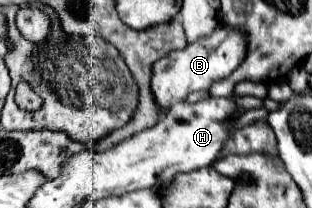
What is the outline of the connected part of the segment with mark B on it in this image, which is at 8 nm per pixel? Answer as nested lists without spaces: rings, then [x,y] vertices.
[[[215,27],[215,31],[207,37],[201,37],[199,41],[187,45],[181,51],[171,51],[167,57],[159,59],[155,63],[153,79],[151,79],[151,89],[155,95],[155,101],[159,103],[161,109],[167,109],[171,99],[185,101],[187,93],[191,91],[209,91],[215,81],[221,81],[235,71],[247,55],[247,39],[241,29],[235,27]]]

